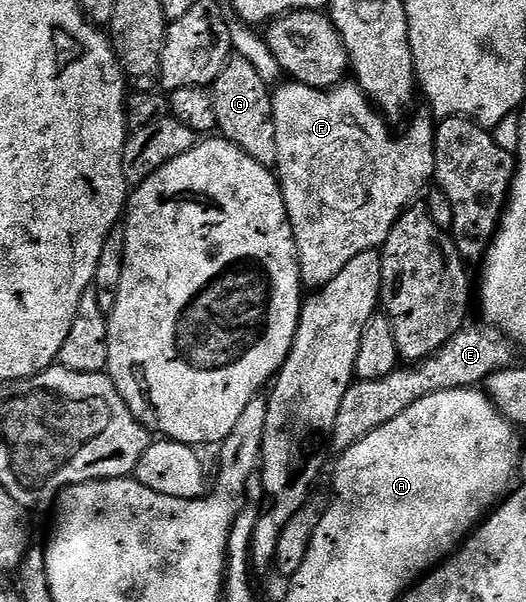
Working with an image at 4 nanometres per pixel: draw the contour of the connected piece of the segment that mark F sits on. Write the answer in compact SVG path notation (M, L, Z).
M285 81L281 88L273 91L277 146L275 174L281 185L293 240L297 243L301 281L306 288L326 287L343 273L351 257L380 249L395 221L418 202L417 194L430 186L428 183L434 178L435 169L435 123L428 114L425 115L419 116L406 129L402 139L396 139L389 132L390 124L378 114L356 82L342 81L336 87L322 89Z

